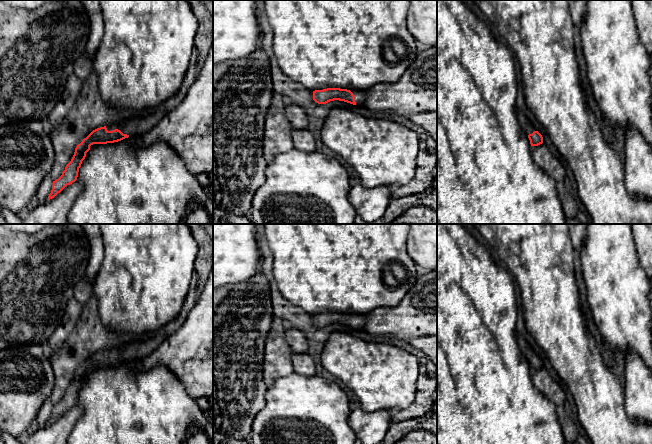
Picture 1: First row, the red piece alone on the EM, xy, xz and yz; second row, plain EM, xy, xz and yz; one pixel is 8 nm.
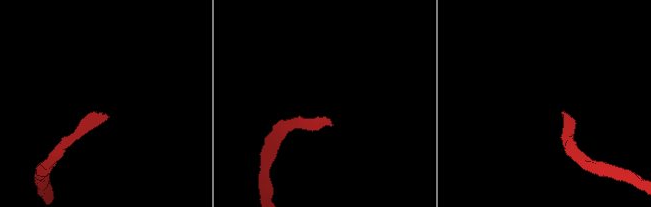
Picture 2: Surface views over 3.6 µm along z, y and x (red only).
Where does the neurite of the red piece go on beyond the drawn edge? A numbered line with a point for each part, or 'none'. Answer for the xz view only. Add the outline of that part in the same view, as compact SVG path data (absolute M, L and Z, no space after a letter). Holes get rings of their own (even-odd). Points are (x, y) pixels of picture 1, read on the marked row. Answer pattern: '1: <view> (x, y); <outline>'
1: xz (360, 95); M350 90L350 91L353 93L355 97L356 105L363 105L363 103L365 102L367 90Z

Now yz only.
1: yz (526, 125); M515 108L515 113L519 120L521 128L527 135L532 134L534 131L537 131L533 124L529 121L526 113L517 108Z

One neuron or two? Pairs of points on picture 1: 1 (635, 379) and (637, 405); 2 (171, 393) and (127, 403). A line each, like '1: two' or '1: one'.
1: one
2: one

